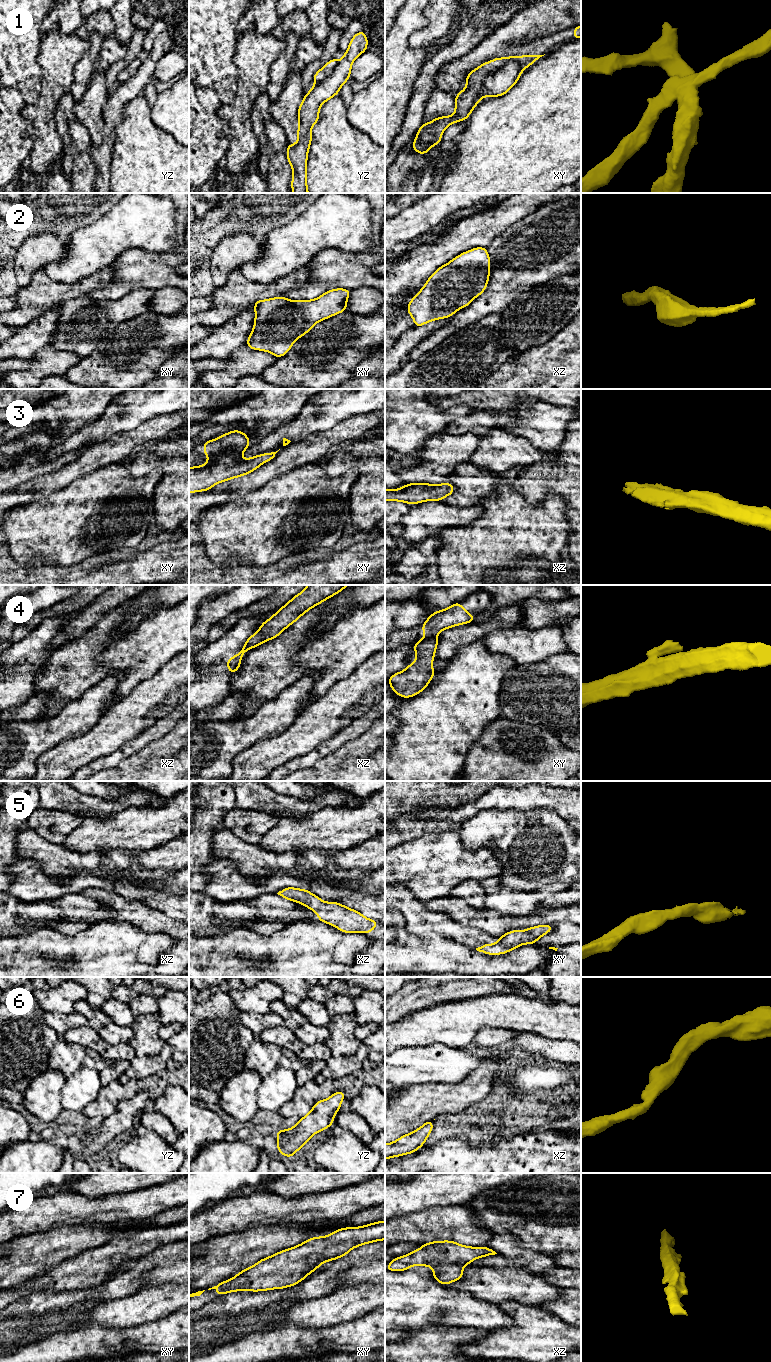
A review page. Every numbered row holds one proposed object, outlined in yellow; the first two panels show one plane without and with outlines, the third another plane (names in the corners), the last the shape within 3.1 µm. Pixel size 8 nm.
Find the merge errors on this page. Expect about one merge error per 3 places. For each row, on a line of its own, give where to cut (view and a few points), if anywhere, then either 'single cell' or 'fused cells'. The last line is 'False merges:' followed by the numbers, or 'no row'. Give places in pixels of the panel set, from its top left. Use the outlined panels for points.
1: cut in xy along (521, 65), (506, 62), (490, 72), (484, 79), (483, 95); fused cells
2: no cut; single cell
3: no cut; single cell
4: cut in xy along (426, 633), (435, 635); fused cells
5: no cut; single cell
6: no cut; single cell
7: no cut; single cell
False merges: 1, 4

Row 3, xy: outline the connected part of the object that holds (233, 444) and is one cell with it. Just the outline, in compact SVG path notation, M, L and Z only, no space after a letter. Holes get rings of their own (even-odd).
M232 430L202 445L203 455L210 459L202 466L189 467L190 494L208 491L220 482L247 475L271 461L280 450L242 460L241 455L250 446L250 440L239 430Z

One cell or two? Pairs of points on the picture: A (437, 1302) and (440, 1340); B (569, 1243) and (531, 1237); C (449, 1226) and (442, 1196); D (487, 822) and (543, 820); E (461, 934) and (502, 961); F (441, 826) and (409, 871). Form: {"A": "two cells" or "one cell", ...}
{"A": "two cells", "B": "one cell", "C": "two cells", "D": "one cell", "E": "two cells", "F": "two cells"}

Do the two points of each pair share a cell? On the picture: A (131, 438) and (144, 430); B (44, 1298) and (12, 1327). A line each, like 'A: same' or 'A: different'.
A: same
B: different

